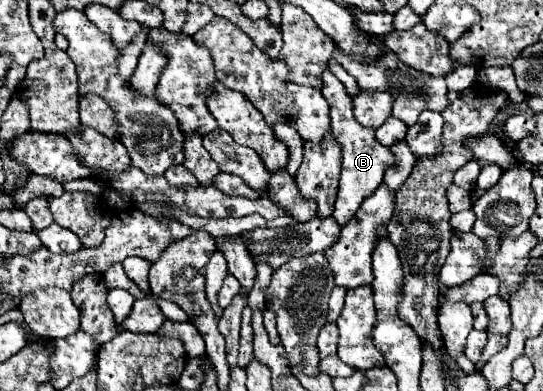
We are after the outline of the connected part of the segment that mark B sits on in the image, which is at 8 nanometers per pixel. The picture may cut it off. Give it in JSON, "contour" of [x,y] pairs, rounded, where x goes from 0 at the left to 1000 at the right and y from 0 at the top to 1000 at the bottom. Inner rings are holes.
{"contour":[[[600,179],[593,189],[593,246],[608,266],[608,327],[611,343],[619,348],[626,379],[630,379],[630,445],[626,445],[626,481],[622,481],[622,506],[619,506],[619,532],[615,532],[615,558],[626,578],[637,578],[659,542],[663,522],[703,471],[707,440],[729,419],[729,399],[718,379],[703,373],[685,327],[670,327],[656,312],[652,302],[652,271],[648,251],[641,246],[637,225],[630,210]]]}

